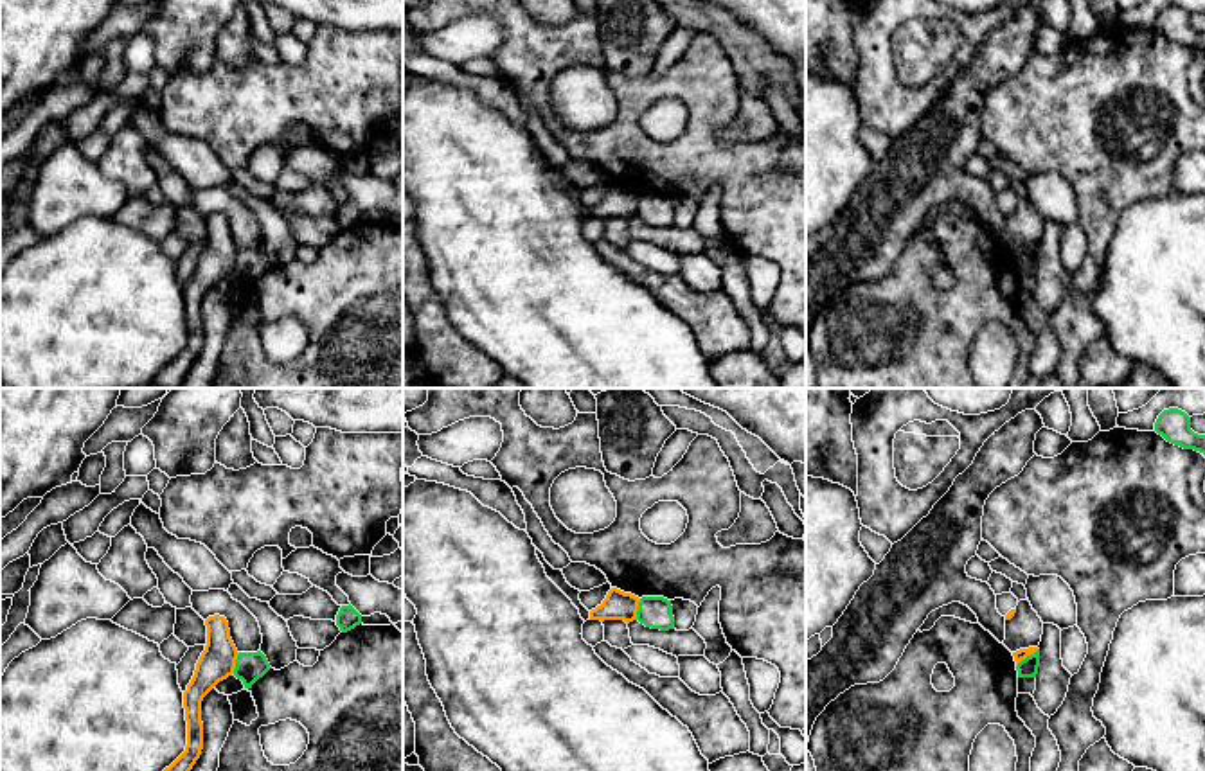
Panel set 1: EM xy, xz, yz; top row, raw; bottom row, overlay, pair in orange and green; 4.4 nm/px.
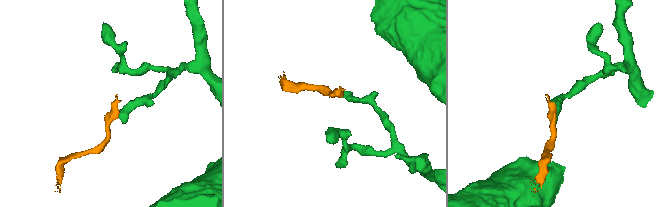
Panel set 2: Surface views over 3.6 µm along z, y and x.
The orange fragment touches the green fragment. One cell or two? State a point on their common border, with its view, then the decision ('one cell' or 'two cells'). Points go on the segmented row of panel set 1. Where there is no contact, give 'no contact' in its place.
contact yz (1027, 655); two cells

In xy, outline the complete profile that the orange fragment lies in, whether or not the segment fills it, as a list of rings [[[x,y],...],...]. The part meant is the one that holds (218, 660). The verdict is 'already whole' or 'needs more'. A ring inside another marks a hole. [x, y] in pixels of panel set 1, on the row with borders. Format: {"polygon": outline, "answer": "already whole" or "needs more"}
{"polygon": [[[214,615],[205,620],[207,645],[201,652],[194,676],[183,692],[187,721],[185,751],[164,771],[191,771],[203,749],[201,701],[223,679],[234,674],[237,649],[230,638],[225,616]]], "answer": "already whole"}

